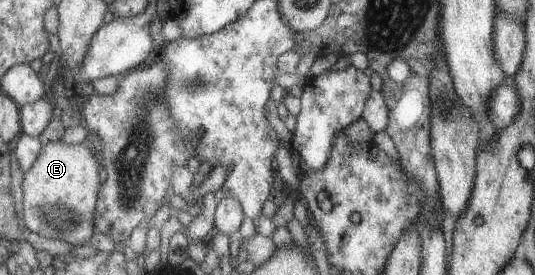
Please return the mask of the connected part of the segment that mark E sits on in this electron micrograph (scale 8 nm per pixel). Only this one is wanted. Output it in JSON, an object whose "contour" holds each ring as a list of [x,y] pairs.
{"contour":[[[61,139],[42,145],[33,165],[23,173],[23,225],[31,233],[55,238],[73,247],[85,244],[93,235],[94,207],[100,187],[98,170],[101,168],[87,148],[87,140],[67,145]]]}

